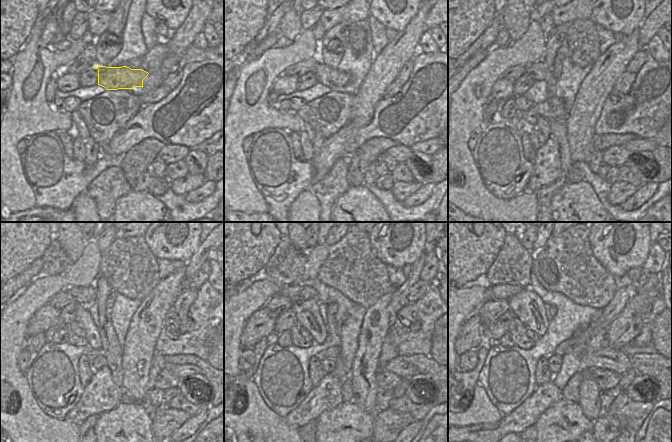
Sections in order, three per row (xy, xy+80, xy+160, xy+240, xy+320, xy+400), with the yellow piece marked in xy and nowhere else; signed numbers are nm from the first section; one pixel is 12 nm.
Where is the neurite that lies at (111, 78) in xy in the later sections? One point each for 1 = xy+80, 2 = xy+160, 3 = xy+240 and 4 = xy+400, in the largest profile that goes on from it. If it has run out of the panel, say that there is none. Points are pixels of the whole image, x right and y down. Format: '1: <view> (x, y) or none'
1: xy+80 (333, 78)
2: xy+160 (538, 71)
3: xy+240 (83, 295)
4: xy+400 (498, 292)

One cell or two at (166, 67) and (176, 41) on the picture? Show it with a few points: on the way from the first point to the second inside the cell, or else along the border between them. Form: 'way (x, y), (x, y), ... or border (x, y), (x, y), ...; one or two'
way (171, 61), (176, 52), (176, 47); one

